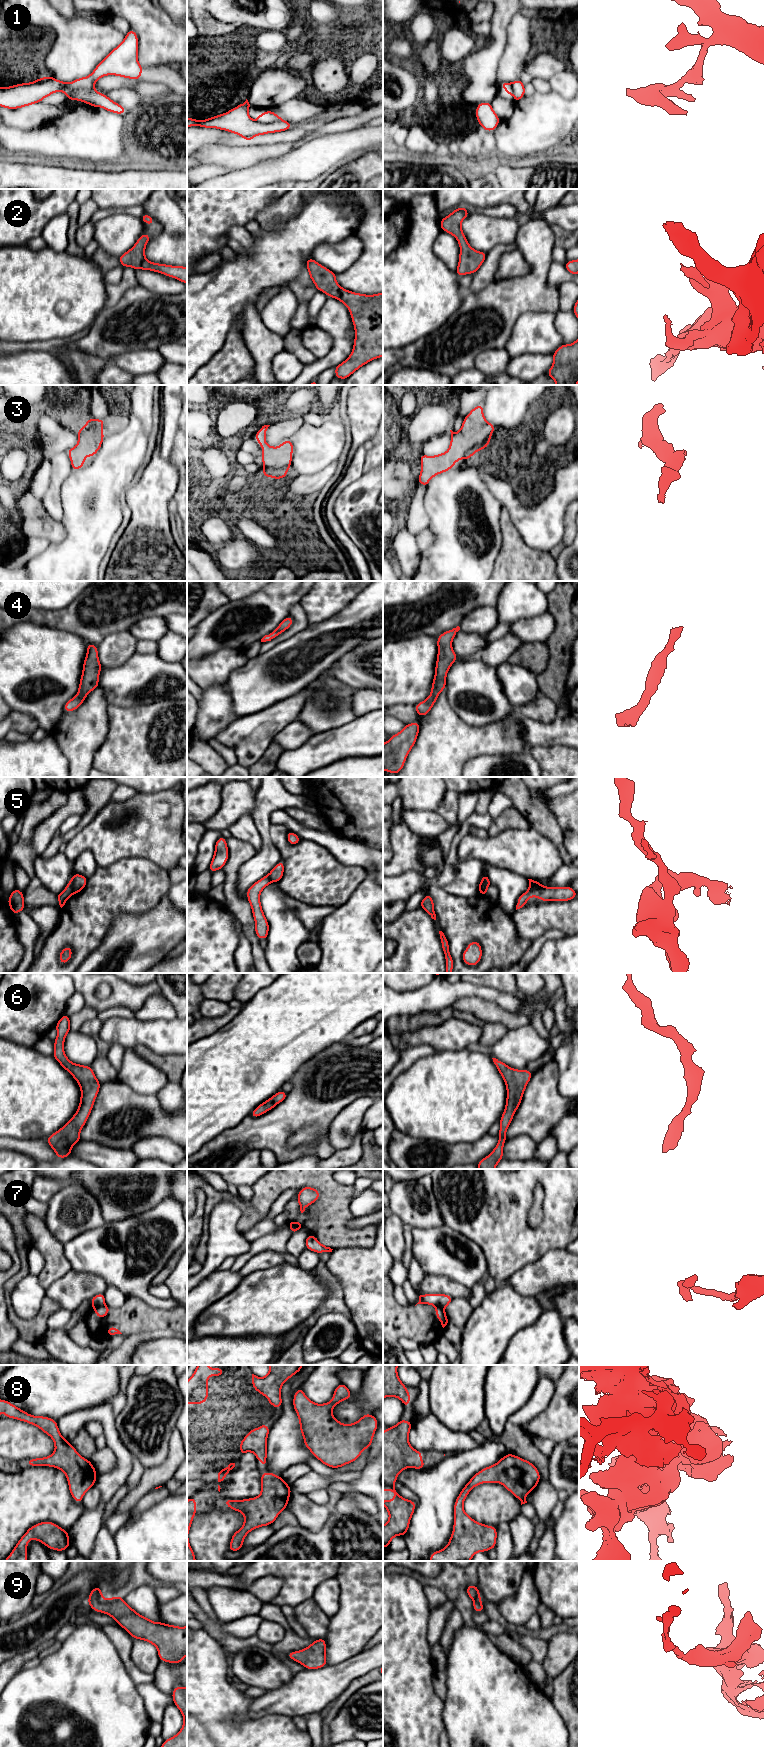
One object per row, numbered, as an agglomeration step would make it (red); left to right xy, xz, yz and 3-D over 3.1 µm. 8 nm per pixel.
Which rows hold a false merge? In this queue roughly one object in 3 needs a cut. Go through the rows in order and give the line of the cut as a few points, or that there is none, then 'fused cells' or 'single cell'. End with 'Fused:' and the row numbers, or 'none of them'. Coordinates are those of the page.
1: cut xy (68, 83), (70, 89), (93, 87); fused cells
2: cut none; single cell
3: cut none; single cell
4: cut none; single cell
5: cut xy (73, 877), (72, 893); fused cells
6: cut none; single cell
7: cut xy (104, 1304), (93, 1308); fused cells
8: cut none; single cell
9: cut none; single cell
Fused: 1, 5, 7

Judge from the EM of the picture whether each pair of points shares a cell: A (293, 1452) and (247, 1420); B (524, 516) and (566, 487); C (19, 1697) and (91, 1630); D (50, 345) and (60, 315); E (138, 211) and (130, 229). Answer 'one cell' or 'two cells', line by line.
A: two cells
B: one cell
C: one cell
D: two cells
E: two cells

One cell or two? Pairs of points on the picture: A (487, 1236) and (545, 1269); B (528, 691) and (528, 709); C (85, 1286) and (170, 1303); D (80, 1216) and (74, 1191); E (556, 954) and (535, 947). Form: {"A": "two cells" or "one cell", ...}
{"A": "two cells", "B": "two cells", "C": "two cells", "D": "one cell", "E": "two cells"}

